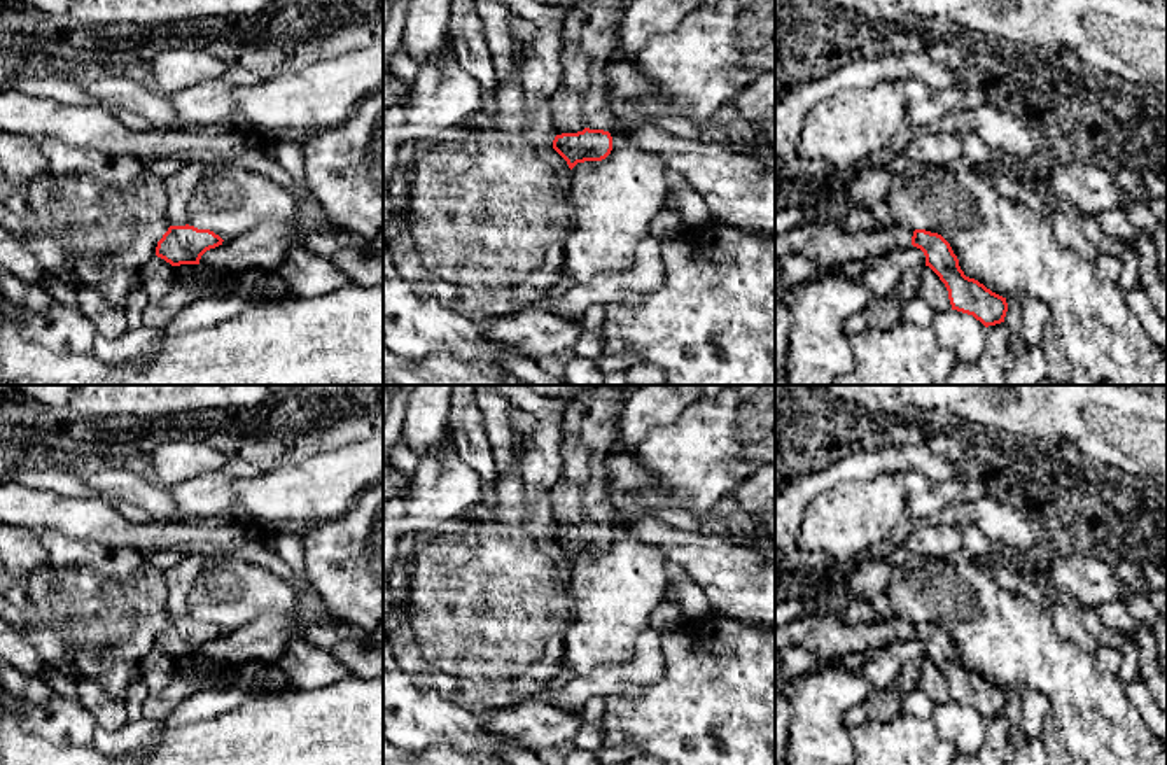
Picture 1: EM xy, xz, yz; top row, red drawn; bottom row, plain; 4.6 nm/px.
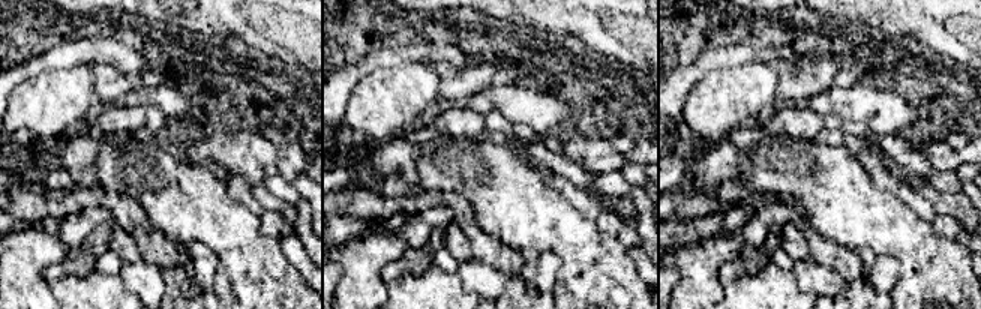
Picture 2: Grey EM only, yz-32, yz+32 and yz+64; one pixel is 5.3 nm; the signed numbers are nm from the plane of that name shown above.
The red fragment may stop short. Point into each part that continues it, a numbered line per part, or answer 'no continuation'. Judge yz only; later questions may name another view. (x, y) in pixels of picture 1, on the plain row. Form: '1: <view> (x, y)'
1: yz (824, 634)

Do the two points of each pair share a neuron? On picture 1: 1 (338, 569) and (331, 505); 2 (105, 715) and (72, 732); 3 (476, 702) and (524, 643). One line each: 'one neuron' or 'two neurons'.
1: two neurons
2: two neurons
3: one neuron

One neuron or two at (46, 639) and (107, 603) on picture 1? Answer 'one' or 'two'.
one

